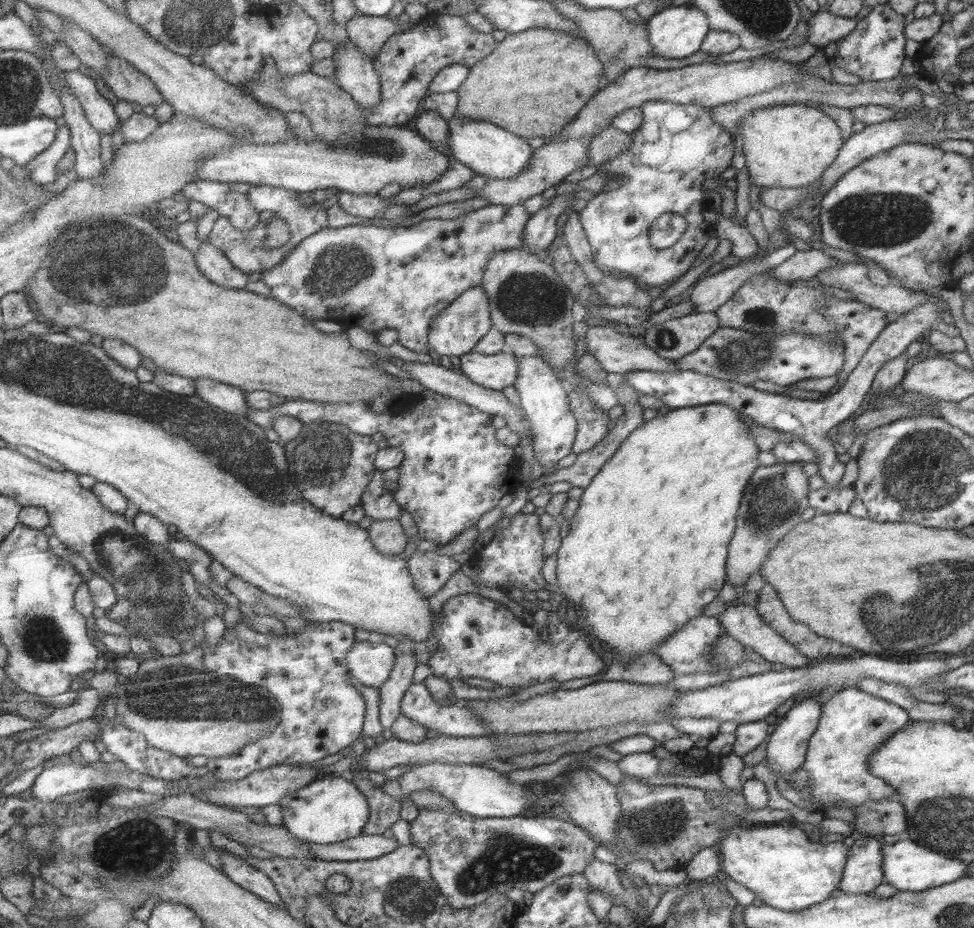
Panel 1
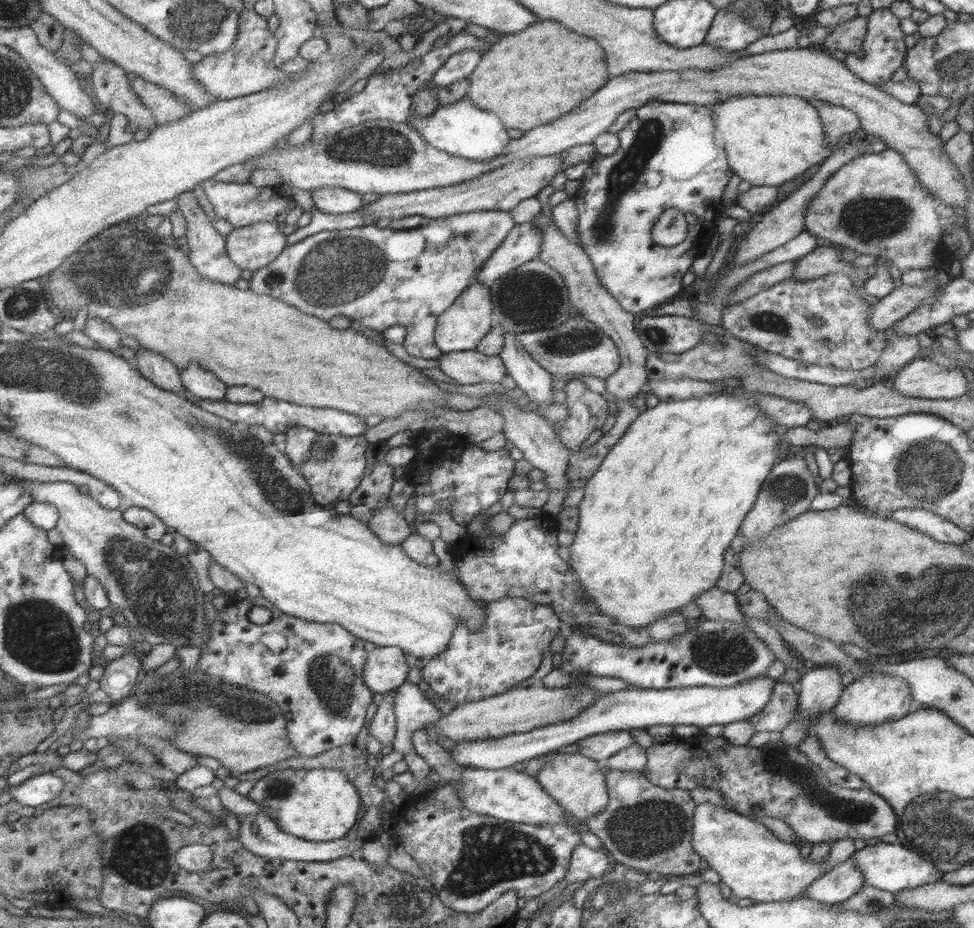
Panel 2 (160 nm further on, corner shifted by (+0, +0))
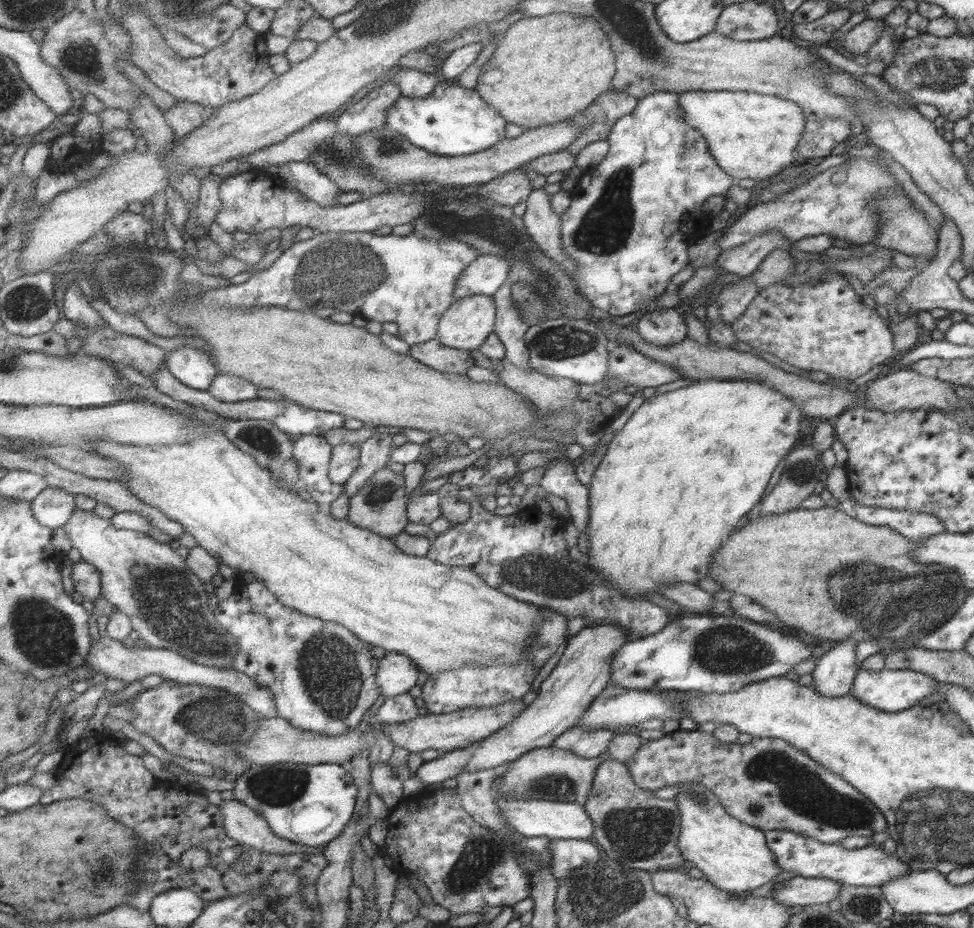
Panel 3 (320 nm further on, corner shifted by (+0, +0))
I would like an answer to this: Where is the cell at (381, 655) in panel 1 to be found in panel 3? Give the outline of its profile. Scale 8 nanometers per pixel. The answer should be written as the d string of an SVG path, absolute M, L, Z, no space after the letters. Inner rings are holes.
M386 652L379 663L378 683L386 698L400 696L417 686L422 669L411 658L397 652Z

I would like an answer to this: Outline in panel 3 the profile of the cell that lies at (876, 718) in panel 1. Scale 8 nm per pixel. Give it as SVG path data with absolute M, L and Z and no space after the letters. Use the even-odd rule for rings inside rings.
M857 668L850 693L858 701L867 703L875 710L881 712L895 713L907 710L917 705L921 698L936 692L936 680L928 674L916 670L887 670L879 671Z

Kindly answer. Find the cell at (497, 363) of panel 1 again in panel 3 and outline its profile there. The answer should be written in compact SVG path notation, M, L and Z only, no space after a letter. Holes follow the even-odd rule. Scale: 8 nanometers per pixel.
M438 336L424 343L414 344L409 353L427 366L449 374L466 376L467 368L474 365L469 350L449 348Z

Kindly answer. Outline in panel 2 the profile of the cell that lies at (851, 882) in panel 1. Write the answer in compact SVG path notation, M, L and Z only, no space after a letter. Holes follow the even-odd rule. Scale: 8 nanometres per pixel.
M847 860L810 882L804 888L802 896L815 902L842 903L863 885L865 884L861 873Z

